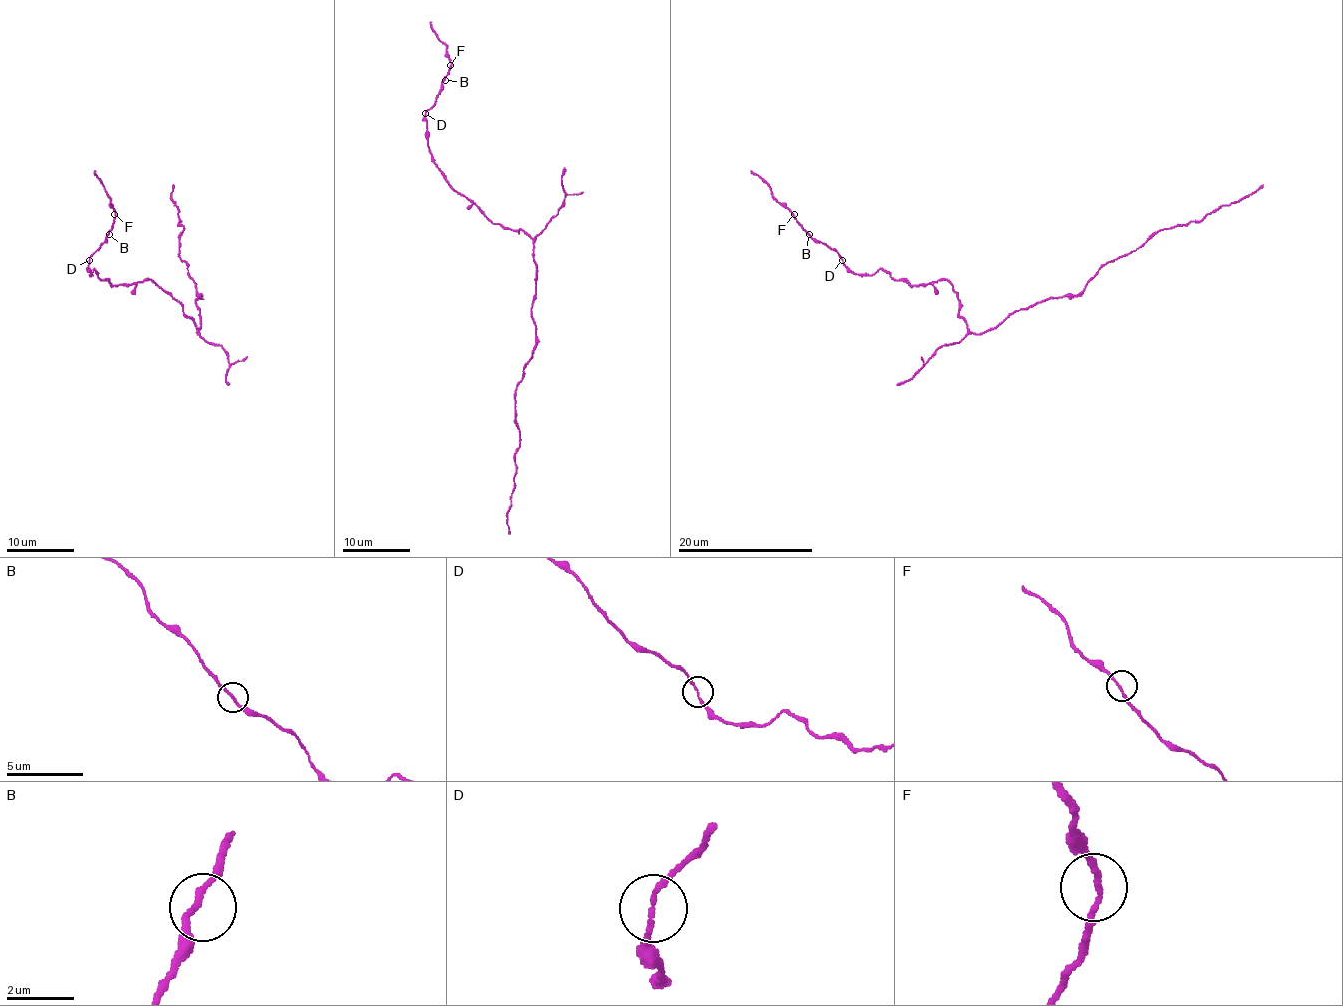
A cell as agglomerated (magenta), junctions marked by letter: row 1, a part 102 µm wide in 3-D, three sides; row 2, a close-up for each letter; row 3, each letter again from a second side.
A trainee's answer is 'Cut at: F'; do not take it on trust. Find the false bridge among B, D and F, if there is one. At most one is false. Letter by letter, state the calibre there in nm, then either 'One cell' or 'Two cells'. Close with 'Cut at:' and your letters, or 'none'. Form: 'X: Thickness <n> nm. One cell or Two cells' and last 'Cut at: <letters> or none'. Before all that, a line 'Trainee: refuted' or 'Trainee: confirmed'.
Trainee: refuted
B: Thickness 170 nm. One cell
D: Thickness 130 nm. One cell
F: Thickness 150 nm. One cell
Cut at: none

